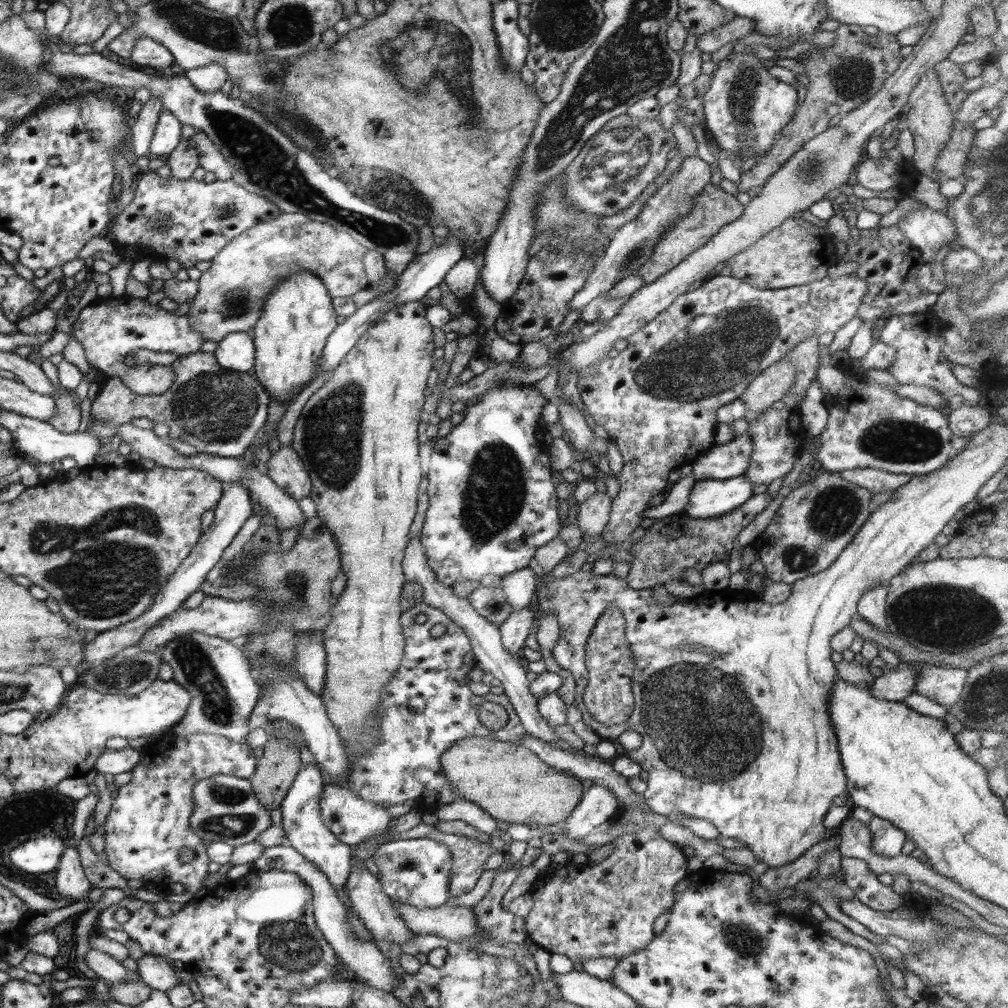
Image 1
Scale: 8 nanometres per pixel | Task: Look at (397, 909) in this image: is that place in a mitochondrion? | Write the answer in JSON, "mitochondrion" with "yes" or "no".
{"mitochondrion":"no"}

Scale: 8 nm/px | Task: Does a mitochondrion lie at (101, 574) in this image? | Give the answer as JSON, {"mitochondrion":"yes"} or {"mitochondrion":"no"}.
{"mitochondrion":"yes"}

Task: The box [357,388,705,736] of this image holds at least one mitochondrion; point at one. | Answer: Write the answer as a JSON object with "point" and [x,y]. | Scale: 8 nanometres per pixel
{"point":[495,493]}

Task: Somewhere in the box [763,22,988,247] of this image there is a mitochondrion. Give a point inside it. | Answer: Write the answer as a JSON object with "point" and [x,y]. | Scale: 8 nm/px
{"point":[850,77]}

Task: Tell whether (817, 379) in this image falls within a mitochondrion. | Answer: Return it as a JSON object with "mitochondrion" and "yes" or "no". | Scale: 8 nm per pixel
{"mitochondrion":"no"}

